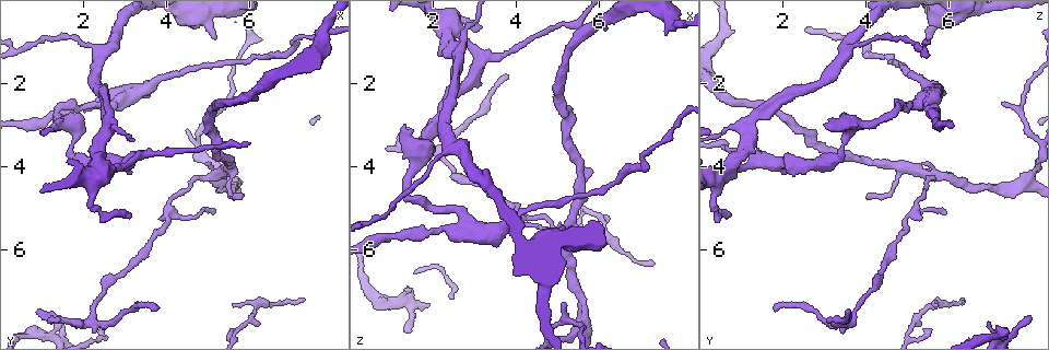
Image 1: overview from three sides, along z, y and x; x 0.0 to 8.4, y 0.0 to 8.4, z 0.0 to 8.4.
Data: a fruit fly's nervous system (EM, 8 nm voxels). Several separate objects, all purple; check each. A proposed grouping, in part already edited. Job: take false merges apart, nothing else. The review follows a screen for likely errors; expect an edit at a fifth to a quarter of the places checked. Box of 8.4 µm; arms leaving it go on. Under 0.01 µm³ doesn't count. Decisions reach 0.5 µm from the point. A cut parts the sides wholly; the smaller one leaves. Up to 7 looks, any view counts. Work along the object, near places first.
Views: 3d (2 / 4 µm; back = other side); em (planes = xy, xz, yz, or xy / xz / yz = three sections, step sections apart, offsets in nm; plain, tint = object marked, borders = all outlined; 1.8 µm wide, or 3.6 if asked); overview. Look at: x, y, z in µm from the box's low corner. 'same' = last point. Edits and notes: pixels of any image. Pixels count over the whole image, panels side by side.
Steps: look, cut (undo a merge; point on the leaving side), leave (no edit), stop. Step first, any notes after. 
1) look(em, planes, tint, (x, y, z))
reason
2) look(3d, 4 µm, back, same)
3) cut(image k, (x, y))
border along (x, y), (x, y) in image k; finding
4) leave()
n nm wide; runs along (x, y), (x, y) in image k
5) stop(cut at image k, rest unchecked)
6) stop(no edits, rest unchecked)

look(em, xz, step 16, tint, (5.15, 4.30, 5.60))
thick turns thin

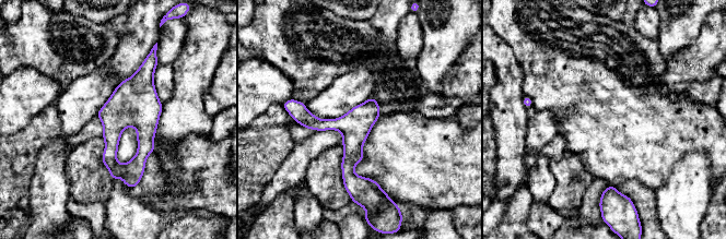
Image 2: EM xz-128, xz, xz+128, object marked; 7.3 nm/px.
look(em, planes, tint, same)

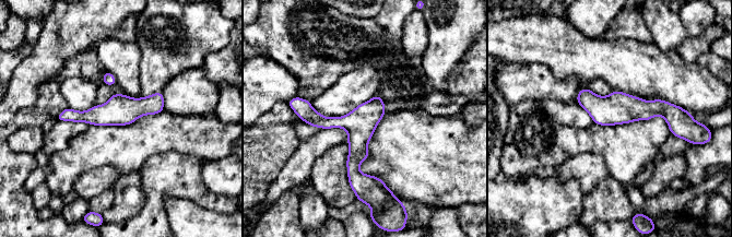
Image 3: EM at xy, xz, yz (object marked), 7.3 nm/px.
leave()
runs along (161, 98), (106, 115), (60, 117) in image 3; continuous, no second neuron

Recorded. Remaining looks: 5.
look(3d, 2 µm, back, (2.85, 2.45, 5.30))
two arms in line, one across

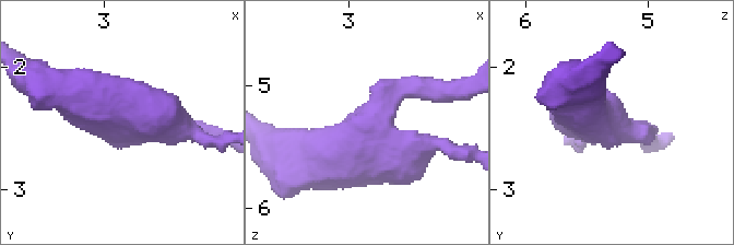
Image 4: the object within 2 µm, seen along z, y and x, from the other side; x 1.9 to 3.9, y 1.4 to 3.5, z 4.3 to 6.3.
look(em, yz, step 8, tint, (2.82, 2.52, 5.32))
3 arms; shape alone is not enough

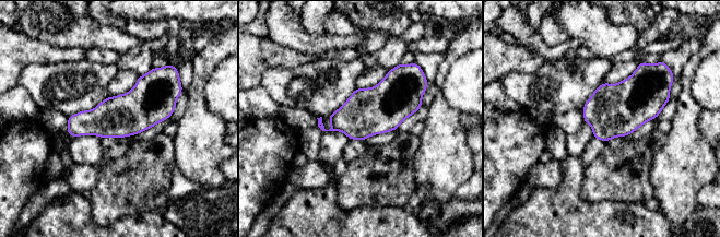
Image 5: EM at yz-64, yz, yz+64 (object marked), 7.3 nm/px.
look(em, planes, tint, same)

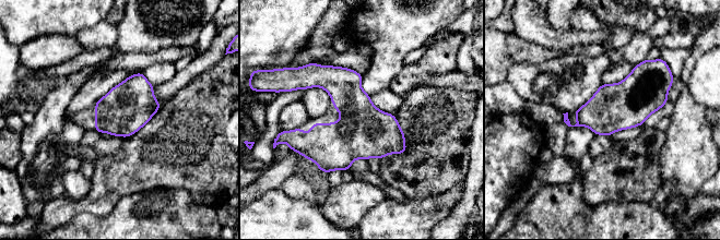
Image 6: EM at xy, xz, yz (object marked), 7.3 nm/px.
leave()
continuous, no second neuron

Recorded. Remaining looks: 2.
stop(no edits, rest unchecked)

